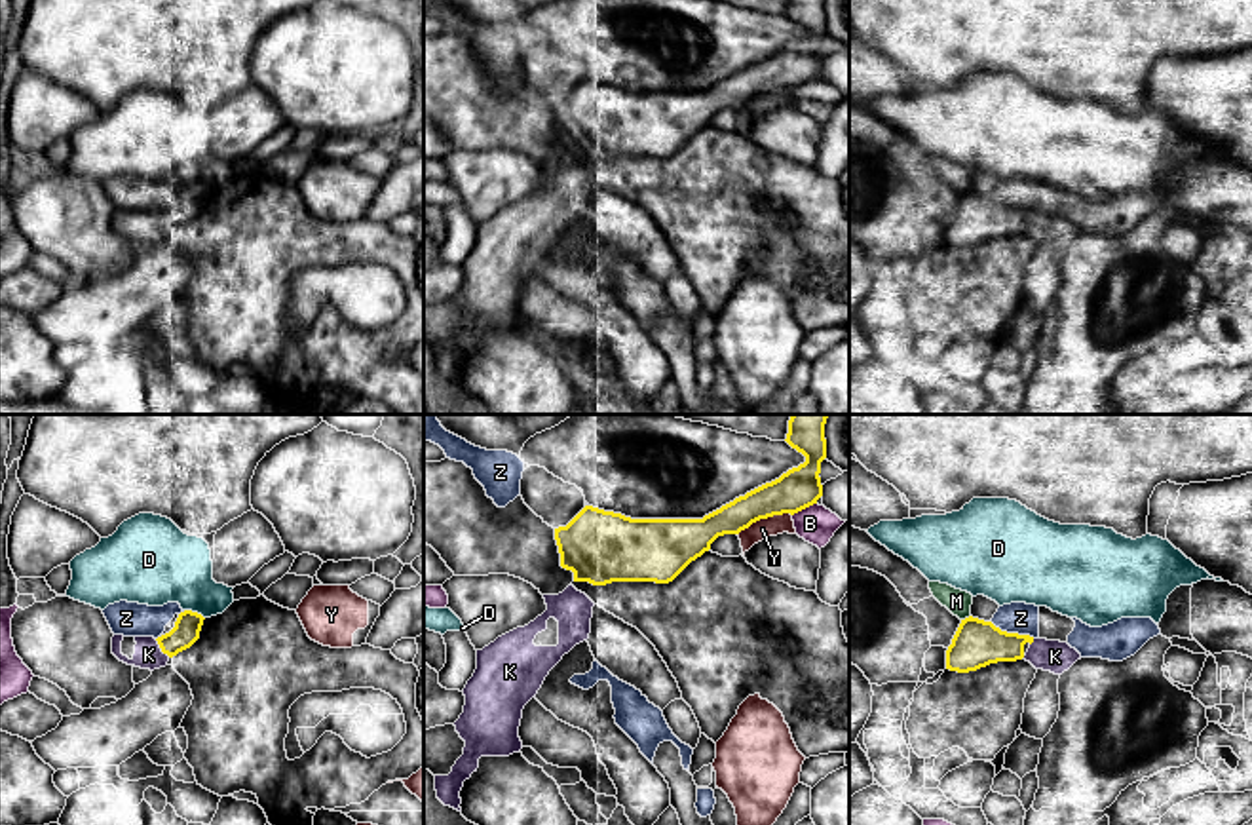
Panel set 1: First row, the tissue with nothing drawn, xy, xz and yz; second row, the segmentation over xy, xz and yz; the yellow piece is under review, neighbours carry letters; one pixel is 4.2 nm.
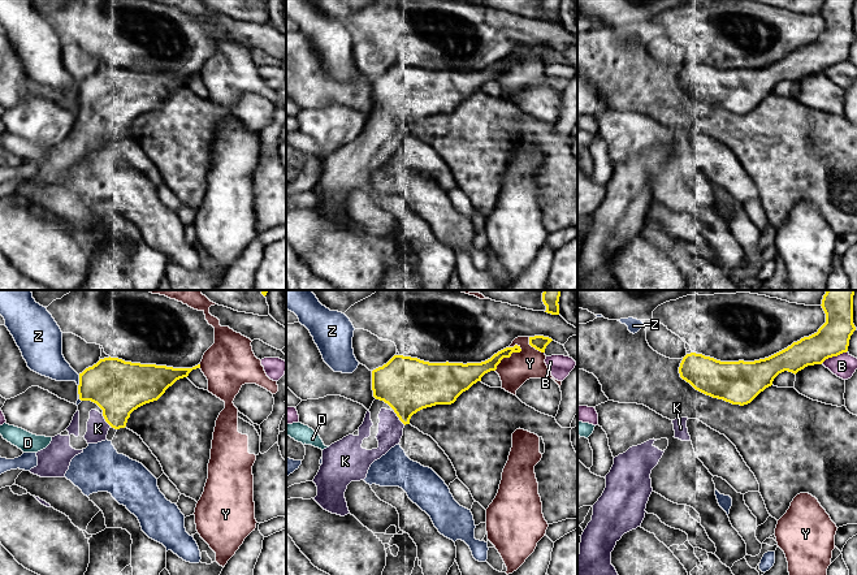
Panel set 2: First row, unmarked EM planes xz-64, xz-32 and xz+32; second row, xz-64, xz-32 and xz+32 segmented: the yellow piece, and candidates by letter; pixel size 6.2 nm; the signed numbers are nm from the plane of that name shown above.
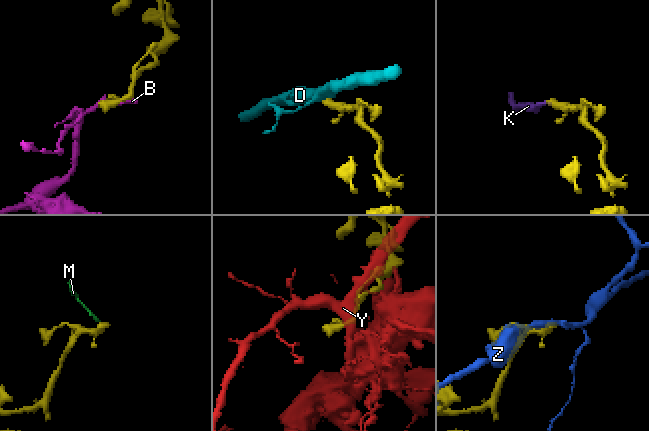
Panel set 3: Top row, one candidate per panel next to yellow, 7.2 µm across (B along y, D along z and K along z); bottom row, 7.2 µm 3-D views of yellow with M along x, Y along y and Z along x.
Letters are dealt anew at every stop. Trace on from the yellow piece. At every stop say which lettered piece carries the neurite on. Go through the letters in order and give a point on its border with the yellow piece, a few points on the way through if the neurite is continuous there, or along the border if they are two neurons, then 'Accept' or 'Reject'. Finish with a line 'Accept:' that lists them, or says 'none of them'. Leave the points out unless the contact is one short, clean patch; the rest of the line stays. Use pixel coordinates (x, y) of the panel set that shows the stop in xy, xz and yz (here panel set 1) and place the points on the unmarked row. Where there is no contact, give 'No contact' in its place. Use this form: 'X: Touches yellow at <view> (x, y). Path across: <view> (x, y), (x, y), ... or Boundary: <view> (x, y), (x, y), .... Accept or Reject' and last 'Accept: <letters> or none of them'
B: Touches yellow at xz (804, 82). Boundary: xz (815, 76), (793, 90). Reject
D: Touches yellow at xy (194, 187). Reject
K: Touches yellow at xy (160, 221). Accept
M: Touches yellow at yz (966, 192). Reject
Y: Touches yellow at xz (764, 92). Reject
Z: Touches yellow at yz (1013, 208). Reject
Accept: K

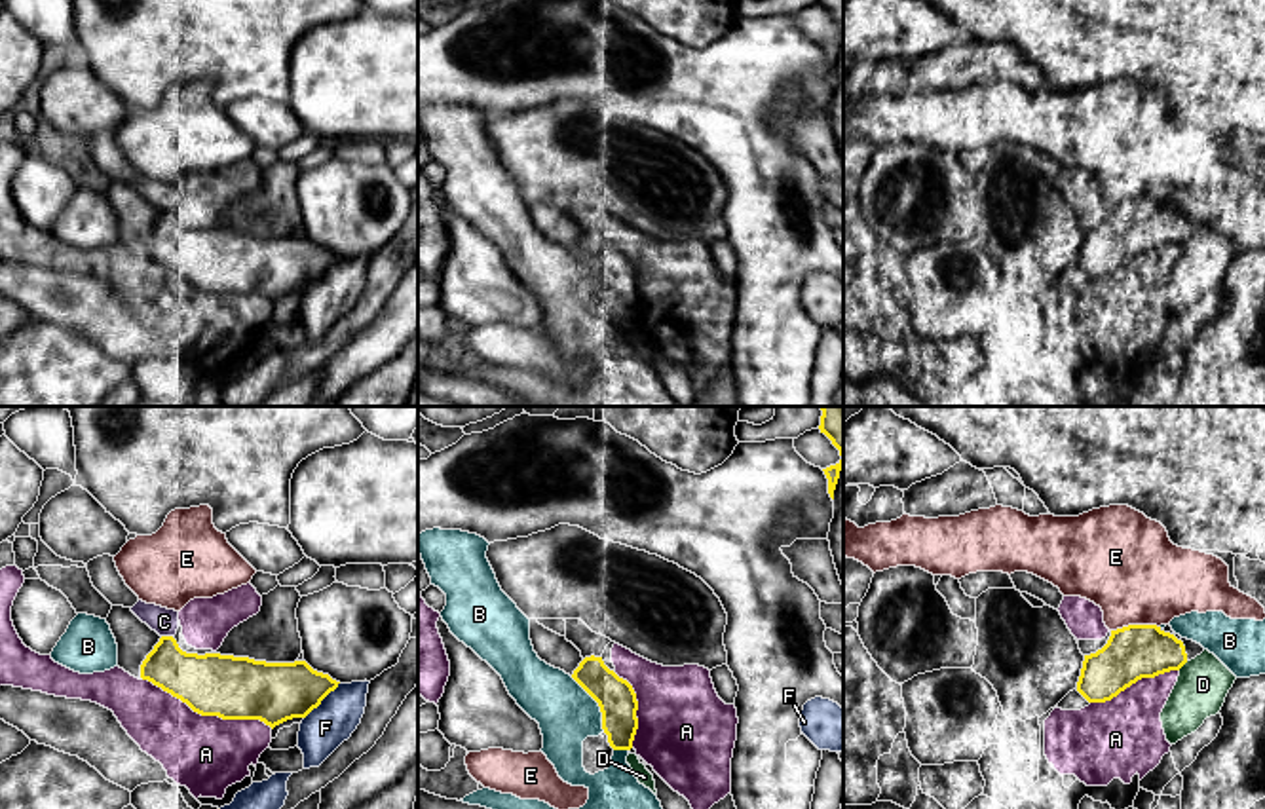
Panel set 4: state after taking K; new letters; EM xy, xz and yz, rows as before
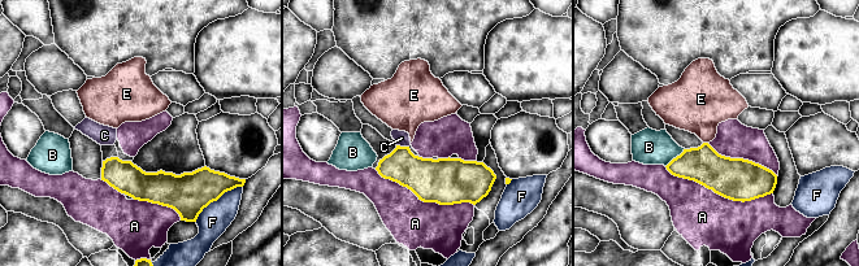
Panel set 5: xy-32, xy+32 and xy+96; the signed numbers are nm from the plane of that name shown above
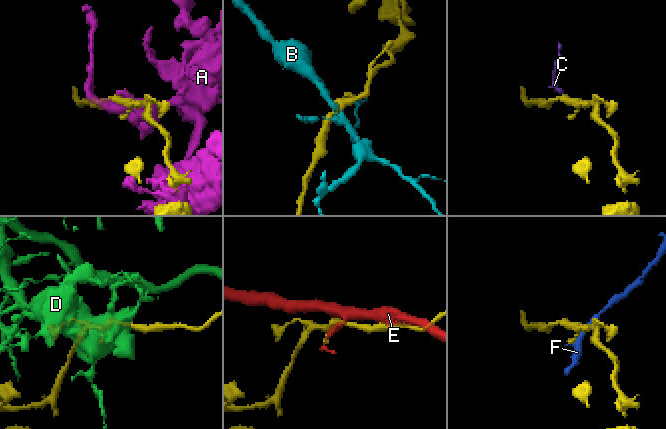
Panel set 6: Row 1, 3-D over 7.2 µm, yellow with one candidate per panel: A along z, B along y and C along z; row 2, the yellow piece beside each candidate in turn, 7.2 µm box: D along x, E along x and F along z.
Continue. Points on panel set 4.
A: Touches yellow at xy (207, 289). Reject
B: Touches yellow at xz (597, 276). Reject
C: Touches yellow at xy (168, 211). Reject
D: Touches yellow at yz (1182, 240). Reject
E: Touches yellow at yz (1134, 200). Reject
F: Touches yellow at xy (321, 274). Reject
Accept: none of them

